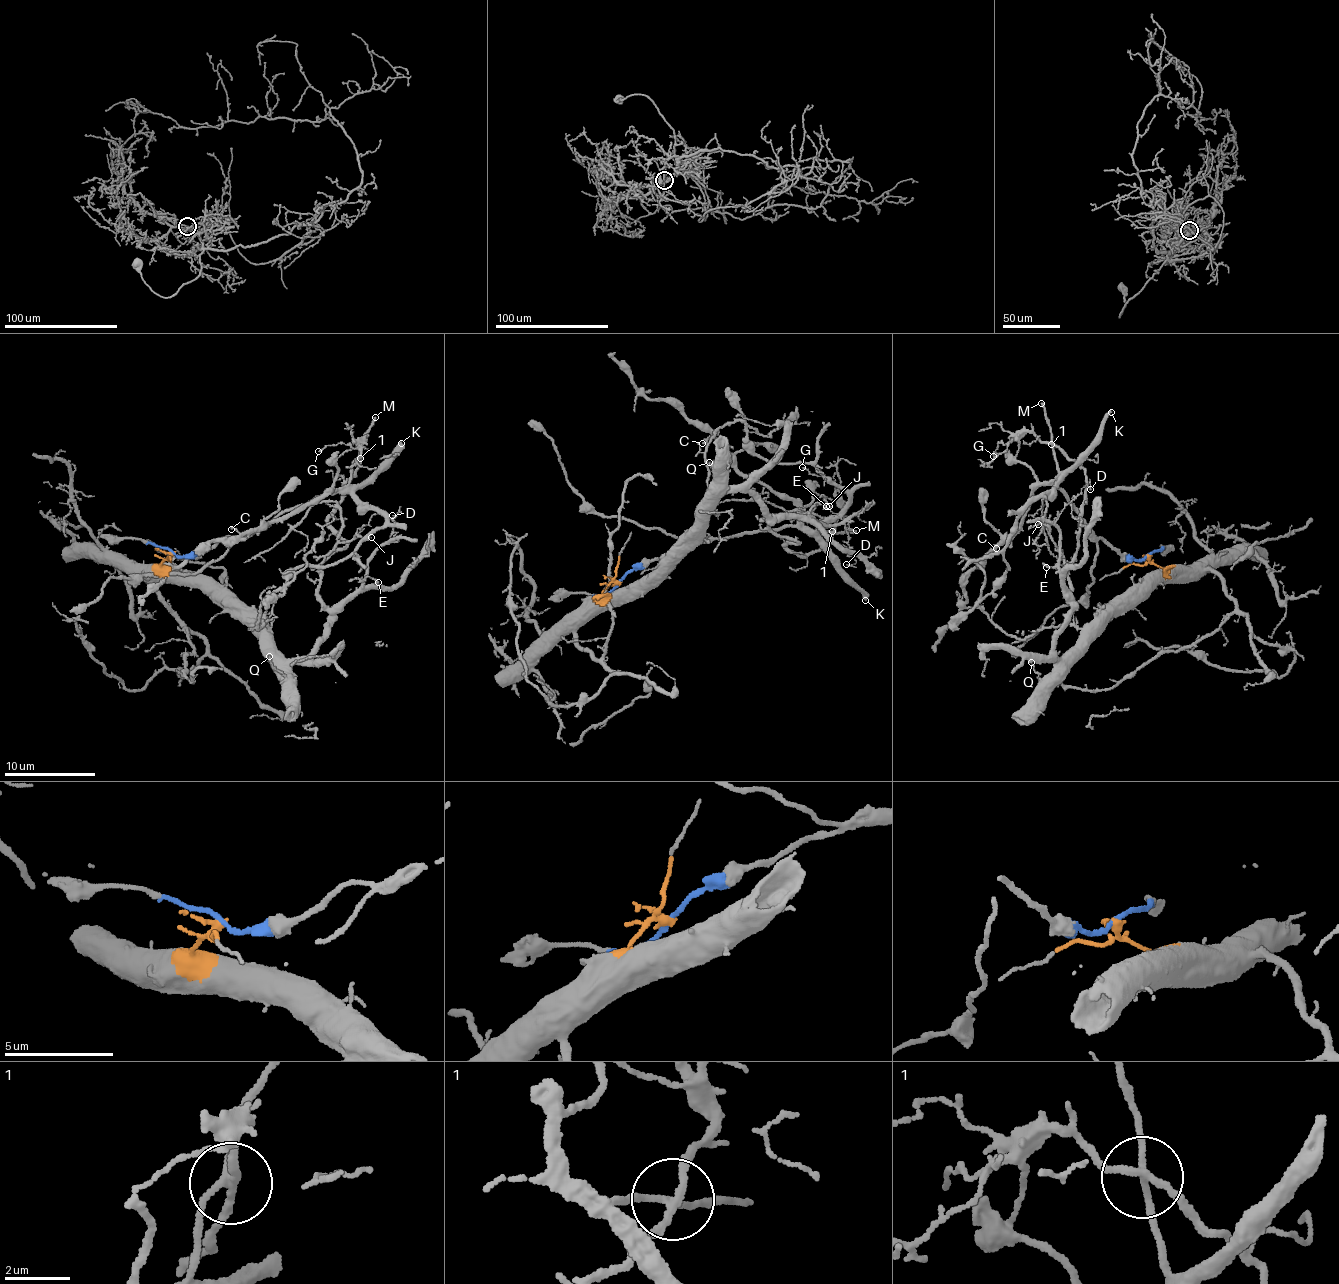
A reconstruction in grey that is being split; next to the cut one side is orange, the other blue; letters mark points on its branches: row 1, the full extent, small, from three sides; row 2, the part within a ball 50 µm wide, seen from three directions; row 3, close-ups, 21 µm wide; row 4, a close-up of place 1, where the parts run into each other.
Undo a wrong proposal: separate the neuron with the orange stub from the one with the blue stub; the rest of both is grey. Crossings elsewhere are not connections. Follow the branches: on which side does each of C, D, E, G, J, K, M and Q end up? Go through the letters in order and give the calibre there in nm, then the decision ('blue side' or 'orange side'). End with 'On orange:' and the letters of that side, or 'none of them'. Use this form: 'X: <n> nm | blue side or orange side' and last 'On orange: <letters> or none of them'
C: 190 nm | blue side
D: 80 nm | orange side
E: 130 nm | orange side
G: 130 nm | orange side
J: 90 nm | orange side
K: 320 nm | blue side
M: 180 nm | blue side
Q: 100 nm | orange side
On orange: D, E, G, J, Q

